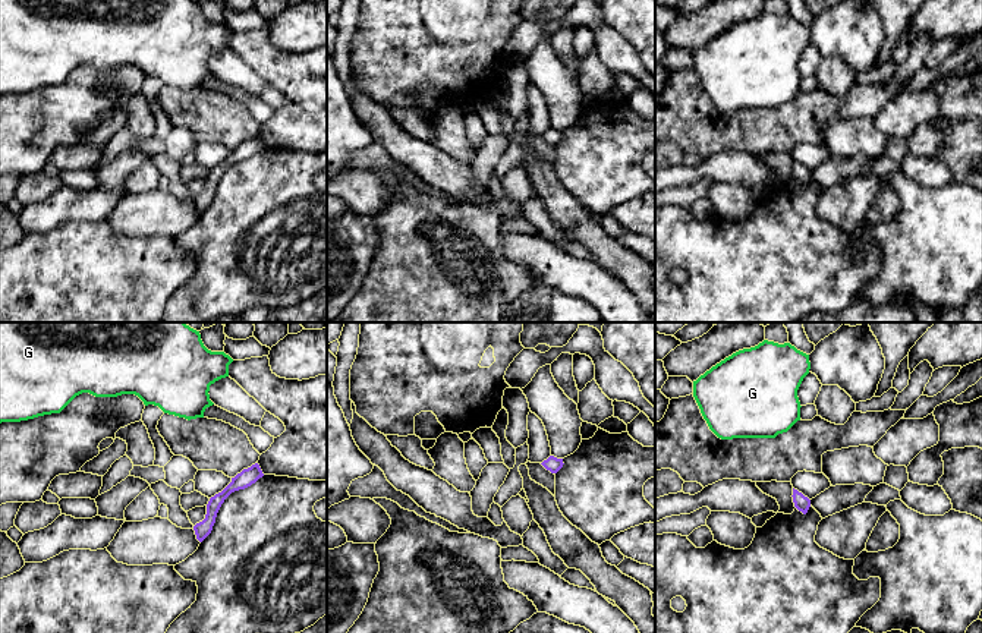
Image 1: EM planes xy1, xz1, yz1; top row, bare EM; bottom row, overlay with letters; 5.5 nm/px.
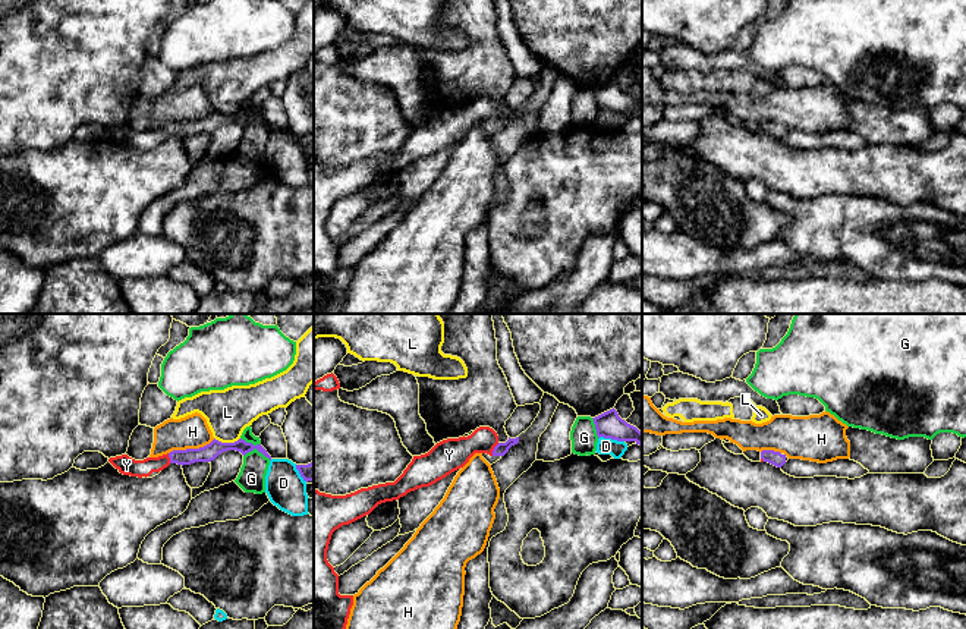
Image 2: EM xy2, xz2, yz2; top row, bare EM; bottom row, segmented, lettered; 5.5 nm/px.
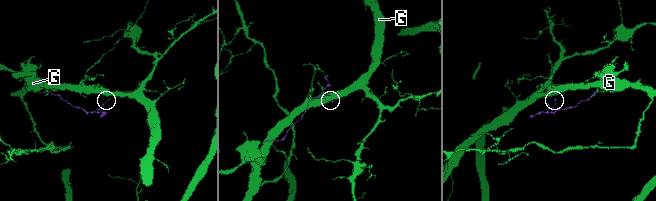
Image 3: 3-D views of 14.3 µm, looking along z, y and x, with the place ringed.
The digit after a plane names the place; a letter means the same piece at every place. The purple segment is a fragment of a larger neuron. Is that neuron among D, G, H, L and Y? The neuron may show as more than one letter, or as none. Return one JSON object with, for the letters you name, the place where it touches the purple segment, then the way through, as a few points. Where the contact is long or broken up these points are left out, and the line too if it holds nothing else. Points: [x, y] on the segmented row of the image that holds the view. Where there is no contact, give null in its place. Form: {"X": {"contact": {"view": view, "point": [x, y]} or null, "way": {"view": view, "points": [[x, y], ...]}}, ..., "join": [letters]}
{"Y": {"contact": {"view": "xz2", "point": [494, 449]}, "way": {"view": "xz2", "points": [[500, 449], [494, 449], [466, 446], [450, 455]]}}, "join": ["Y"]}

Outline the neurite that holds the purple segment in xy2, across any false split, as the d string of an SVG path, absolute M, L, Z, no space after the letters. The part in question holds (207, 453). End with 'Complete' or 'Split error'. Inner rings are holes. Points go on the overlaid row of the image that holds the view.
M214 438L210 444L199 449L173 450L167 455L158 457L147 457L144 460L135 460L128 455L122 455L122 456L110 457L108 462L123 475L147 478L152 472L163 471L170 463L177 463L183 466L195 462L211 462L220 453L227 450L236 450L245 456L254 449L257 449L259 453L262 453L265 457L271 460L271 456L261 444L254 446L252 443L246 443L242 438L239 438L235 443L221 443Z. Split error

